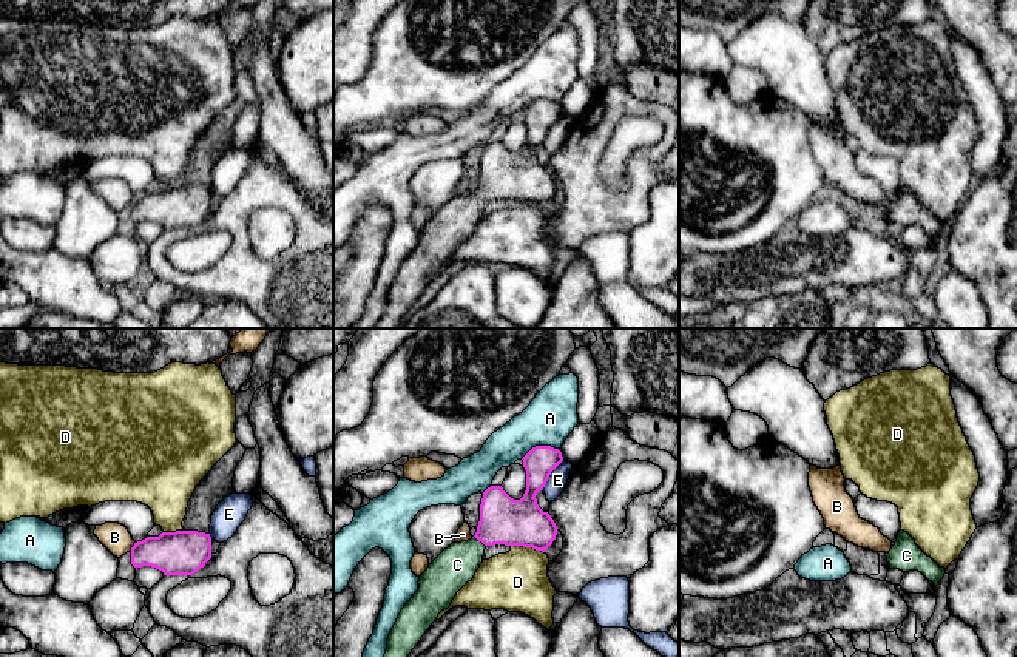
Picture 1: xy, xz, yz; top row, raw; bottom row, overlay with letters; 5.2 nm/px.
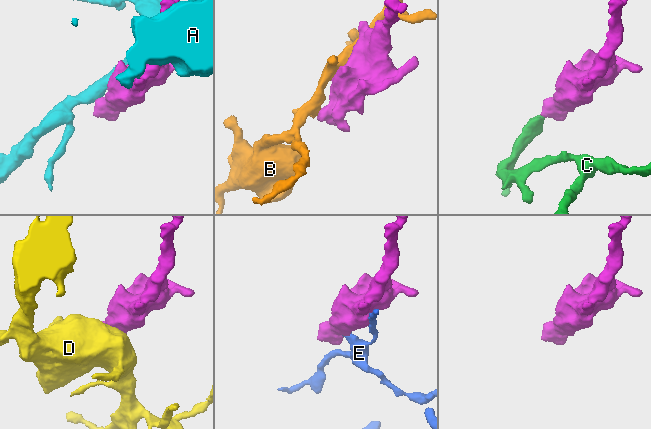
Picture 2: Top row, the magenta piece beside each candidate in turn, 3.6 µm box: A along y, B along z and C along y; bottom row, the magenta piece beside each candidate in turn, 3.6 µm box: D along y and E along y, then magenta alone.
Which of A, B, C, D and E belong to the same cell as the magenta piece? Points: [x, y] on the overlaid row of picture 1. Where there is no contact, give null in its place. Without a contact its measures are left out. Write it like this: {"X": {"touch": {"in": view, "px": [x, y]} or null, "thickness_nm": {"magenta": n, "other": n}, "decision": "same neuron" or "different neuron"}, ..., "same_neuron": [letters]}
{"A": {"touch": {"in": "xz", "px": [539, 446]}, "thickness_nm": {"magenta": 160, "other": 260}, "decision": "different neuron"}, "B": {"touch": {"in": "xy", "px": [133, 546]}, "thickness_nm": {"magenta": 220, "other": 150}, "decision": "different neuron"}, "C": {"touch": {"in": "xz", "px": [480, 540]}, "thickness_nm": {"magenta": 260, "other": 200}, "decision": "same neuron"}, "D": {"touch": {"in": "xz", "px": [528, 546]}, "thickness_nm": {"magenta": 260, "other": 320}, "decision": "different neuron"}, "E": {"touch": {"in": "xz", "px": [550, 474]}, "thickness_nm": {"magenta": 170, "other": 100}, "decision": "different neuron"}, "same_neuron": ["C"]}

